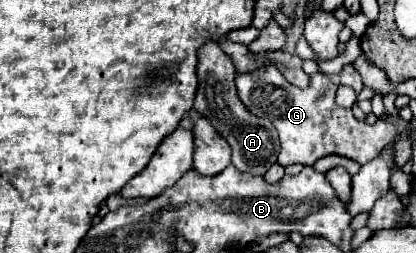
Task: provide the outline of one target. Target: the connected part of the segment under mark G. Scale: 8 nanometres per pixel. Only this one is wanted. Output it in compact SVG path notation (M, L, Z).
M266 64L258 68L258 72L244 72L236 76L236 90L246 104L246 108L260 118L268 118L280 136L280 154L278 162L282 166L290 164L308 164L312 166L318 158L328 154L340 154L356 160L358 164L366 164L374 160L380 150L384 150L396 138L396 126L378 118L374 124L366 124L354 118L352 108L340 108L334 102L336 84L322 72L314 74L310 80L310 88L300 90L294 88L286 78L278 72L274 64Z

